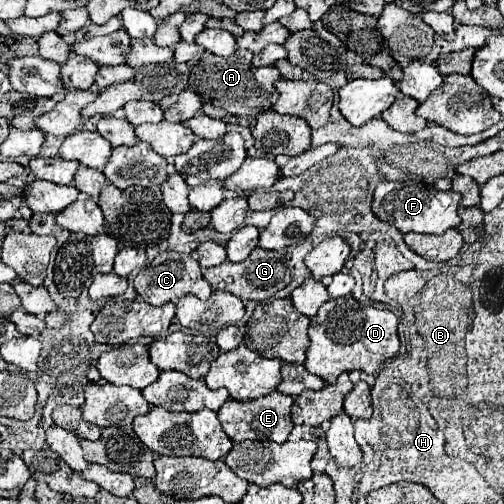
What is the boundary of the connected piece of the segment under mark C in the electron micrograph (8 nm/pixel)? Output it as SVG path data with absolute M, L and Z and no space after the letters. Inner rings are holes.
M166 251L166 253L160 253L156 255L134 279L134 287L138 291L138 295L154 305L154 307L160 307L164 303L176 303L182 295L196 295L198 299L208 299L210 293L212 293L212 287L208 285L208 281L204 281L202 277L202 269L198 265L196 259L192 259L190 255L186 253L174 253L174 251Z

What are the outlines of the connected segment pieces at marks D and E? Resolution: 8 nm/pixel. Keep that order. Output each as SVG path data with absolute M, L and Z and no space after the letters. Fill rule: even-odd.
M352 295L326 301L316 317L310 319L308 337L310 345L306 349L304 367L322 377L326 383L336 381L336 377L344 371L360 369L364 373L376 373L380 365L398 355L400 339L398 339L398 319L392 311L376 309L372 305L360 305Z
M274 391L270 395L264 395L264 397L258 397L254 401L234 401L234 399L228 399L220 411L218 411L218 419L222 423L222 429L226 431L226 435L234 441L234 443L240 443L240 441L246 441L246 439L268 439L268 441L276 441L276 443L284 443L292 431L292 419L290 419L290 407L292 407L292 397L280 393L280 391Z

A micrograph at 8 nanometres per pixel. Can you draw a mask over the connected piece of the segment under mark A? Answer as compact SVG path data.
M242 49L234 51L230 57L218 57L204 51L204 57L200 57L200 61L196 61L196 65L190 67L190 87L204 101L210 101L214 107L226 109L230 115L238 115L238 117L258 115L270 109L272 101L276 101L274 83L276 79L280 79L280 73L276 67L256 69L250 61L252 61L252 53Z

